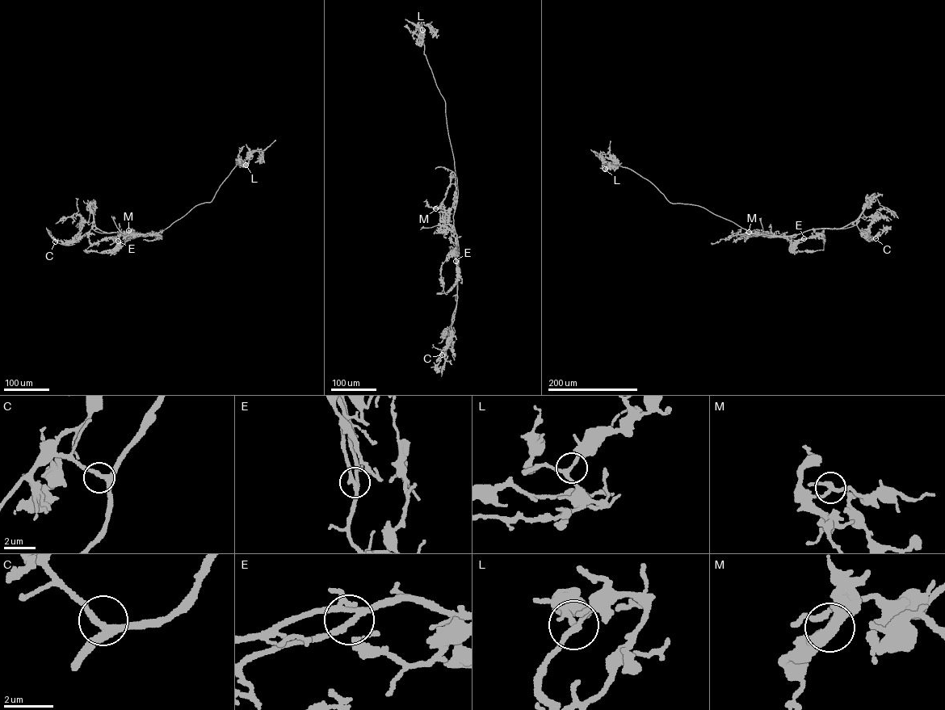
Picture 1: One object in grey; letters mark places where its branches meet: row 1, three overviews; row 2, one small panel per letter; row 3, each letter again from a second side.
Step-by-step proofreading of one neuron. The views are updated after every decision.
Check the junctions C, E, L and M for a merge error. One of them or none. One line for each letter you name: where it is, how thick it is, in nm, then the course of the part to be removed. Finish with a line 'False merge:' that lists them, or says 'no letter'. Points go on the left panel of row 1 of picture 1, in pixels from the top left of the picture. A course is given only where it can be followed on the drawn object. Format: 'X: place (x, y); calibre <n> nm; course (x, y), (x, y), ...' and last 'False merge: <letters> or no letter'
False merge: no letter

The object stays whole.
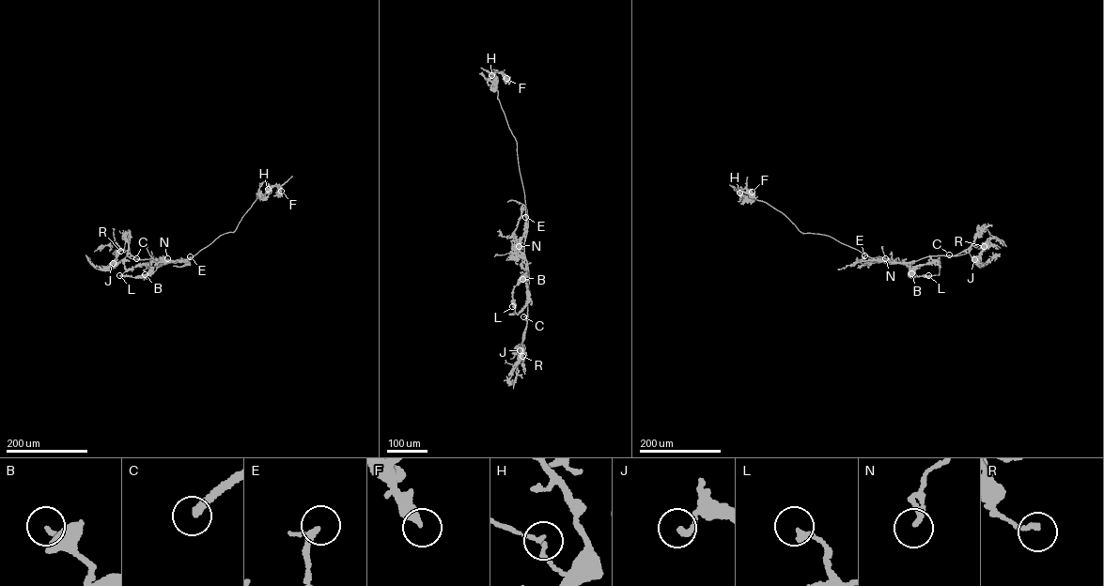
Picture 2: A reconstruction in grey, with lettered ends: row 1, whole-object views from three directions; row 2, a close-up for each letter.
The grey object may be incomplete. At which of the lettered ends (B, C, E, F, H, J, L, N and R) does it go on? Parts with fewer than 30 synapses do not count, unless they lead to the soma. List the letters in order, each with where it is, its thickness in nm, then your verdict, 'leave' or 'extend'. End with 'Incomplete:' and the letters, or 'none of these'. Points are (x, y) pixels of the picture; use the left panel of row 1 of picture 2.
B: (145, 274) | 320 nm | leave
C: (136, 258) | 260 nm | leave
E: (190, 256) | 160 nm | leave
F: (281, 191) | 440 nm | leave
H: (268, 189) | 110 nm | leave
J: (113, 263) | 240 nm | leave
L: (119, 275) | 240 nm | leave
N: (167, 258) | 240 nm | leave
R: (120, 251) | 170 nm | leave
Incomplete: none of these

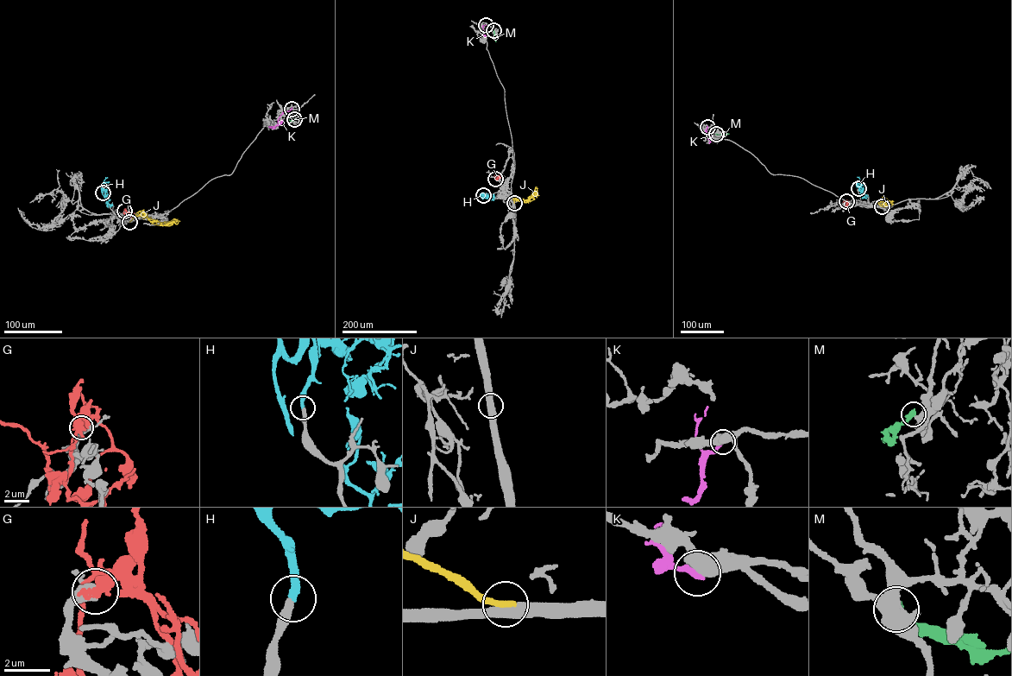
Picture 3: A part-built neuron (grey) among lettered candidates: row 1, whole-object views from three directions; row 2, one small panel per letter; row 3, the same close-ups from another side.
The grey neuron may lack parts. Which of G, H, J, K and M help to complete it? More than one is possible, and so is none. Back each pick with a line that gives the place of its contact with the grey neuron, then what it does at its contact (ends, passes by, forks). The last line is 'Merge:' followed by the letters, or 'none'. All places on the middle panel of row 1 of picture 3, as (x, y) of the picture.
H: (483, 195) | it ends
J: (514, 203) | it ends
Merge: H, J

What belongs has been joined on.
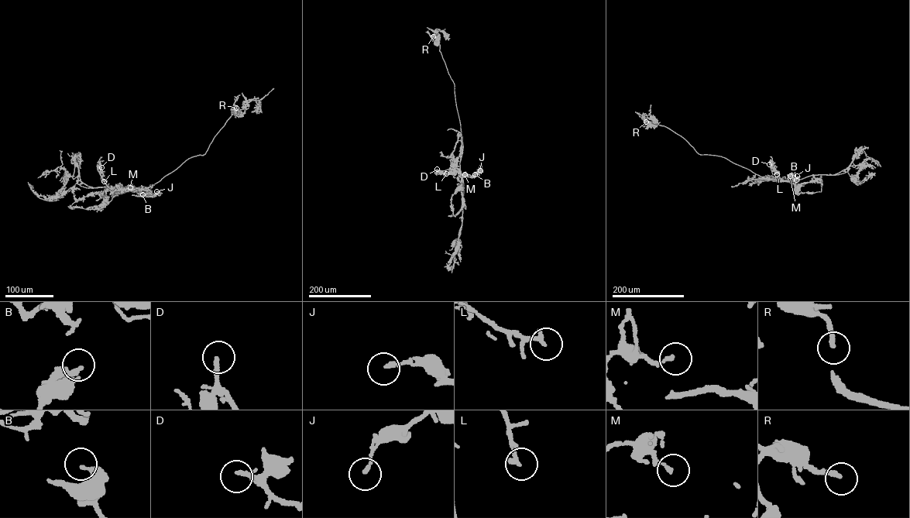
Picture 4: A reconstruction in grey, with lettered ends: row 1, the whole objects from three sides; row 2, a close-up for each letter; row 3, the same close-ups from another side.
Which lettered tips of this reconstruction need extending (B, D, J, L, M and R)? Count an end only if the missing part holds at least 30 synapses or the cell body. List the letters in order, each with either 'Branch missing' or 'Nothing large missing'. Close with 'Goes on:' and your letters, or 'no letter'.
B: Nothing large missing
D: Branch missing
J: Nothing large missing
L: Nothing large missing
M: Nothing large missing
R: Branch missing
Goes on: D, R

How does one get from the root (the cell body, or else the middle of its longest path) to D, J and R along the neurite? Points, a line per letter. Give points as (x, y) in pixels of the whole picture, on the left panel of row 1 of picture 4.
D: (154, 184), (139, 190), (120, 192), (113, 187), (110, 189), (104, 182), (97, 169), (98, 166), (101, 167)
J: (154, 184), (139, 190), (130, 190), (120, 193), (126, 186), (142, 196), (159, 193), (156, 191)
R: (154, 184), (189, 158), (205, 154), (231, 114), (238, 111), (235, 108), (236, 108)

